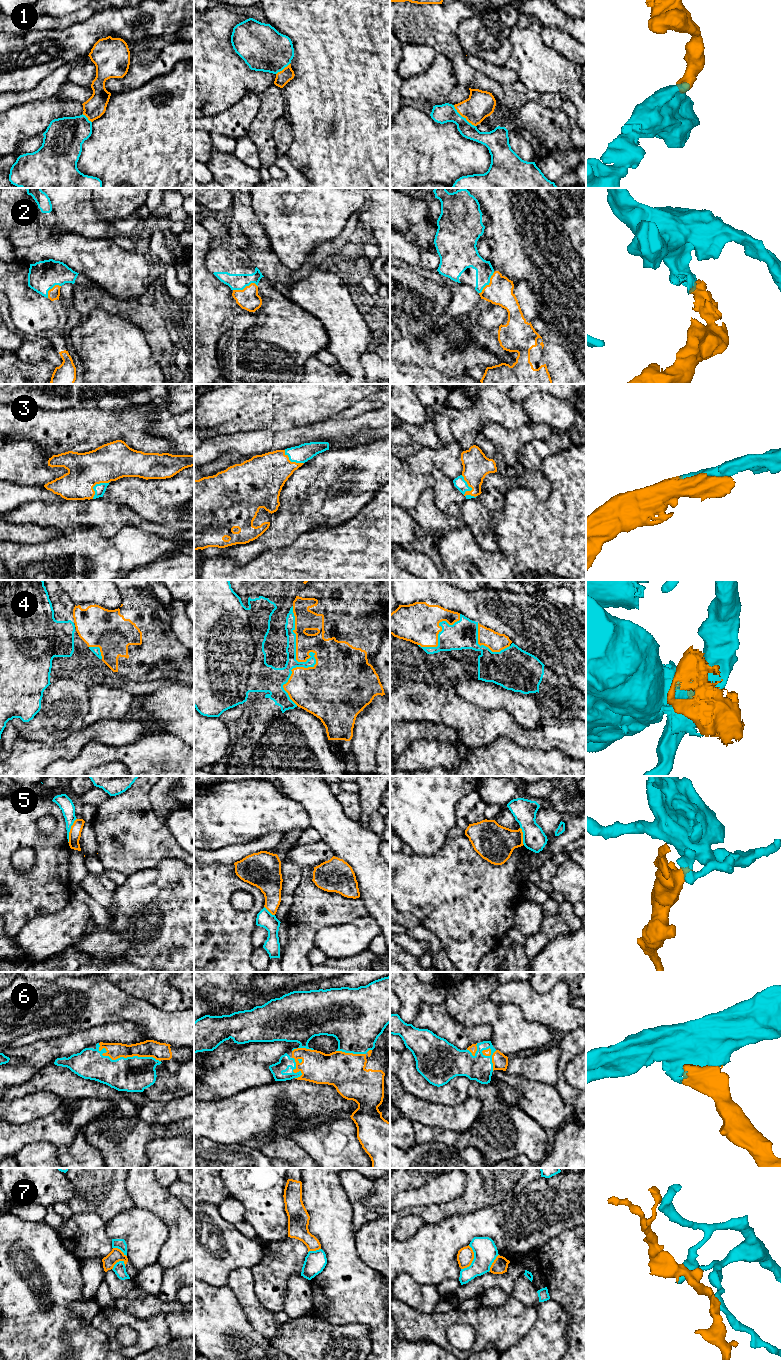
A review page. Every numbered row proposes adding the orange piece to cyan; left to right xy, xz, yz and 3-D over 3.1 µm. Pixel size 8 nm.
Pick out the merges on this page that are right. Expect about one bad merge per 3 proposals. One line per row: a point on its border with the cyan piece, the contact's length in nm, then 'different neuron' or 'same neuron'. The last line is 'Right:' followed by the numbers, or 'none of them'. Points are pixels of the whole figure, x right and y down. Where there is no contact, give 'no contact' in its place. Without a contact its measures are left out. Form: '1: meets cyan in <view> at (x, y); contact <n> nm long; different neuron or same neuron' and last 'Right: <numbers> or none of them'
1: meets cyan in yz at (463, 117); contact 260 nm long; same neuron
2: meets cyan in xz at (245, 286); contact 200 nm long; same neuron
3: meets cyan in yz at (469, 490); contact 220 nm long; same neuron
4: meets cyan in xz at (311, 652); contact 800 nm long; different neuron
5: meets cyan in xy at (69, 830); contact 220 nm long; different neuron
6: meets cyan in xy at (122, 1057); contact 500 nm long; same neuron
7: meets cyan in yz at (473, 1259); contact 220 nm long; different neuron
Right: 1, 2, 3, 6

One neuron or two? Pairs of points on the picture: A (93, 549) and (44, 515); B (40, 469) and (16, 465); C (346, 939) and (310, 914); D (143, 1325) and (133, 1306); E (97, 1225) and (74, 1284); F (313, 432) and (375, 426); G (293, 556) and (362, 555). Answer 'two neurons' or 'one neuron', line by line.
A: two neurons
B: one neuron
C: two neurons
D: two neurons
E: two neurons
F: one neuron
G: one neuron

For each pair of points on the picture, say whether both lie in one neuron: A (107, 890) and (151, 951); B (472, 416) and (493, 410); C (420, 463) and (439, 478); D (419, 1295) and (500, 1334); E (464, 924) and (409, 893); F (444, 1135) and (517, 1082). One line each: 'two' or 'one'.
A: two
B: two
C: two
D: two
E: one
F: two

